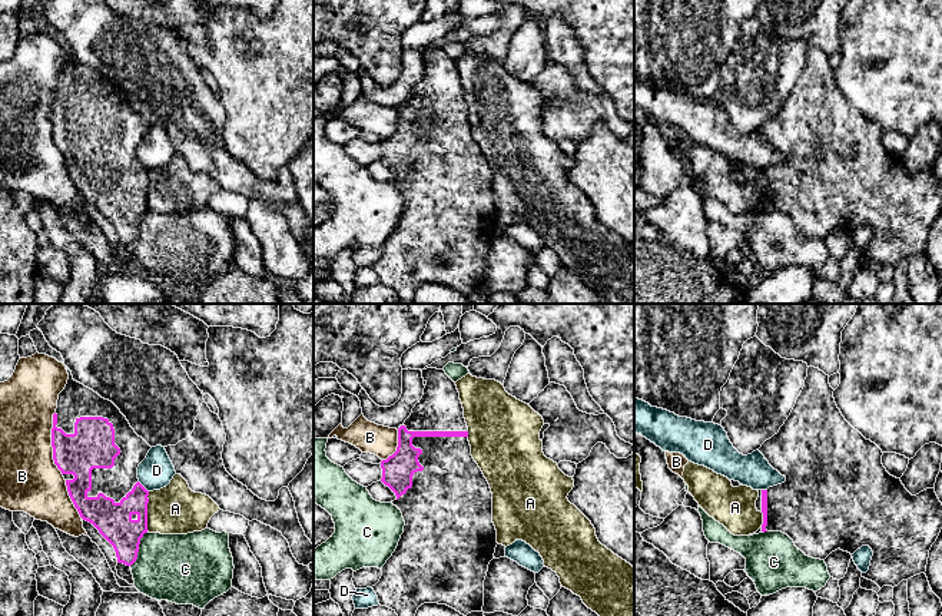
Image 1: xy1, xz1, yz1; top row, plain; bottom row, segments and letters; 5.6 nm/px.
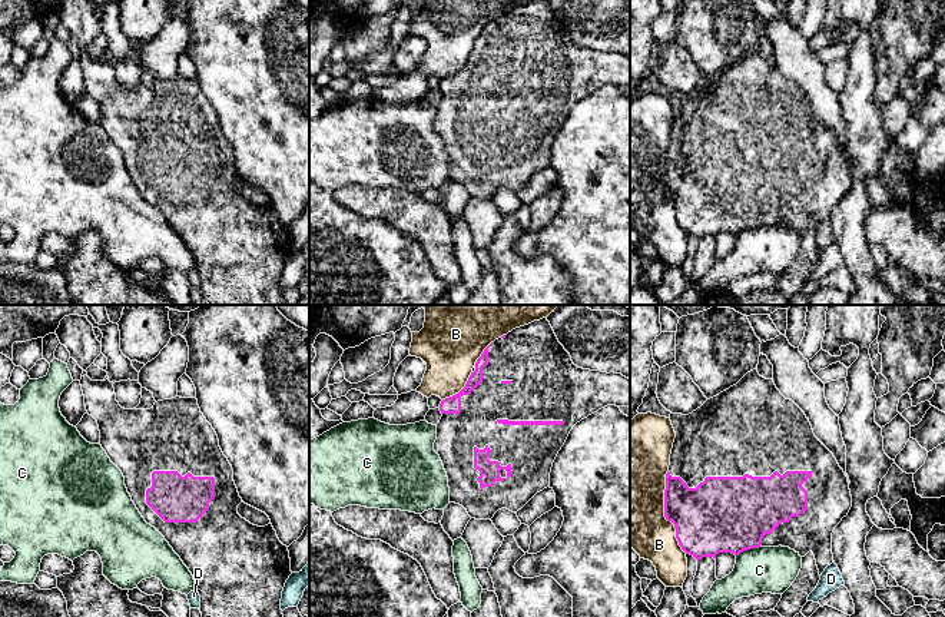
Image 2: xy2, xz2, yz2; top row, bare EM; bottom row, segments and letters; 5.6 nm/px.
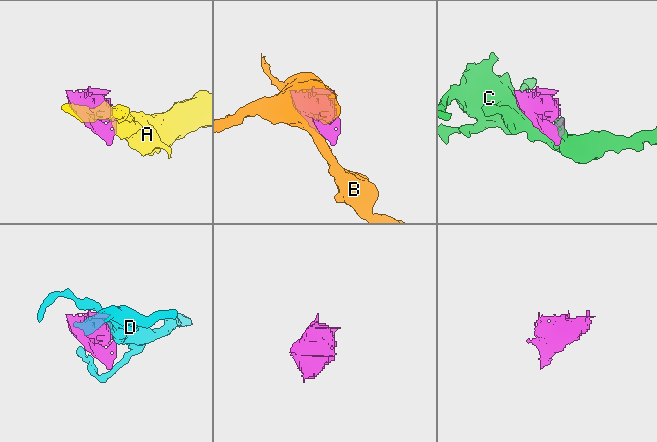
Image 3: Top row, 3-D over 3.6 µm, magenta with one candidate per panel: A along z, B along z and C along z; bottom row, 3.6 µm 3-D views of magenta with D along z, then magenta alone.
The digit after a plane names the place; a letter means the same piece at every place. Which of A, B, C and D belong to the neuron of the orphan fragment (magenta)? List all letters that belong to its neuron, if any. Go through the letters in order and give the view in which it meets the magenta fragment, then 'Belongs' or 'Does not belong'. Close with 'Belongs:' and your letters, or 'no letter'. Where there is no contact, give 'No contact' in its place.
A: Touches magenta in xy1. Does not belong
B: Touches magenta in yz2. Does not belong
C: Touches magenta in xy1. Does not belong
D: Touches magenta in xy1. Does not belong
Belongs: no letter

